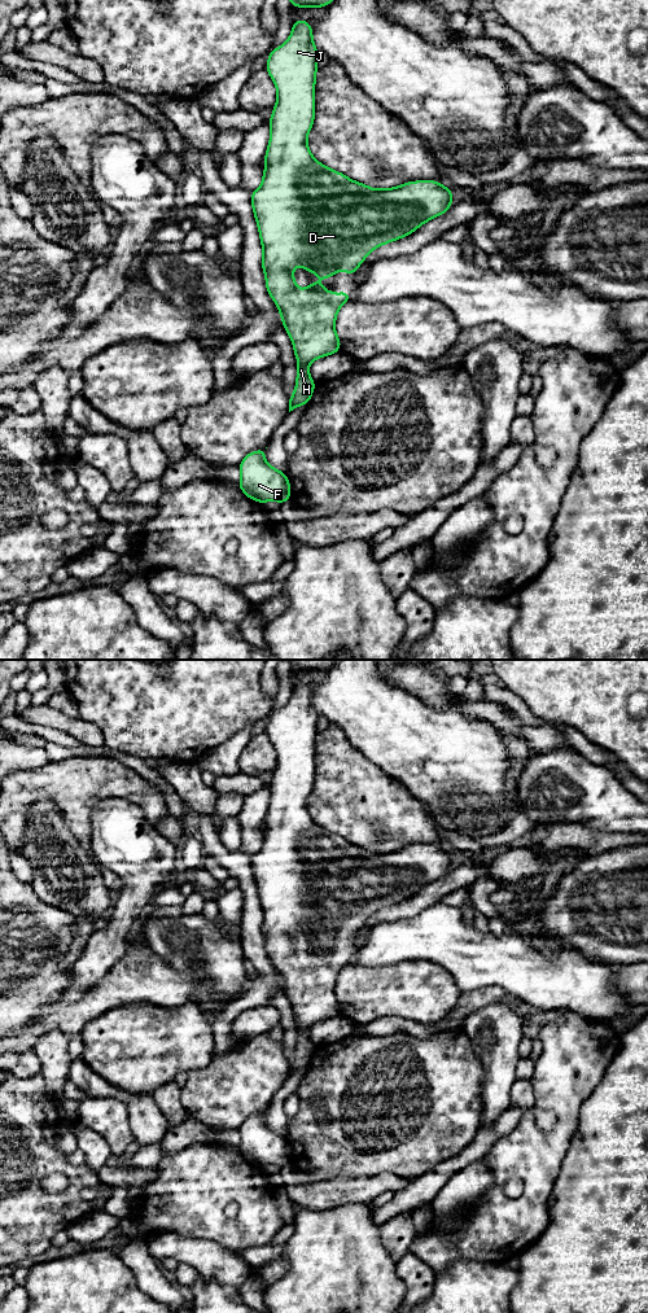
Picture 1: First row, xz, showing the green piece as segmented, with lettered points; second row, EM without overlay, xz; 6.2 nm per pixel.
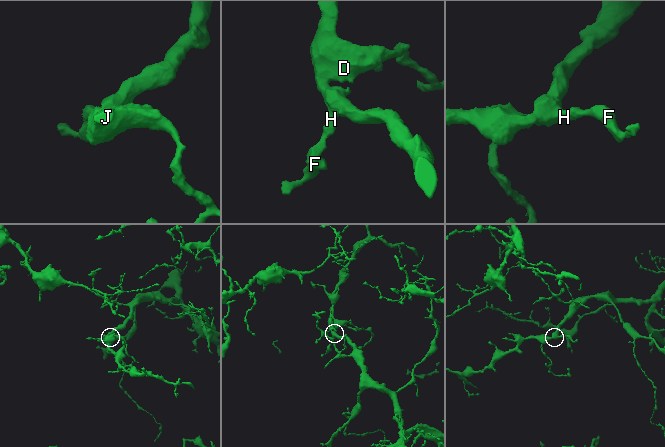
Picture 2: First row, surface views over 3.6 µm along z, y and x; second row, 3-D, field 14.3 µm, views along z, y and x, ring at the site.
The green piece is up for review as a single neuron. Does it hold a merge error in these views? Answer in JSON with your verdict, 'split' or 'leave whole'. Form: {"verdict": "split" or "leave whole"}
{"verdict": "leave whole"}

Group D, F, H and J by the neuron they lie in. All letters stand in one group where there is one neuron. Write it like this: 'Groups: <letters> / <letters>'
Groups: D F H J

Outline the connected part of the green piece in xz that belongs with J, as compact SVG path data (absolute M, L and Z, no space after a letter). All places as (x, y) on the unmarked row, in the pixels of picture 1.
M305 683L293 686L289 703L268 719L266 734L276 749L277 765L268 784L271 800L264 819L263 845L250 858L263 911L266 951L279 972L298 1023L289 1076L311 1063L316 1046L310 1041L308 1028L341 1014L334 993L336 981L340 971L353 963L346 953L341 958L324 954L321 945L298 955L293 931L305 931L321 942L328 942L337 935L355 938L356 932L377 910L408 900L421 888L446 876L452 868L454 855L433 844L372 853L318 826L307 808L315 782L318 719L312 691Z

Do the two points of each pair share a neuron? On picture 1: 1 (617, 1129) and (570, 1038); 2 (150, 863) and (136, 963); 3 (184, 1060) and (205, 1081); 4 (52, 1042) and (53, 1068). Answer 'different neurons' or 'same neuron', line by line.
1: different neurons
2: different neurons
3: different neurons
4: same neuron

